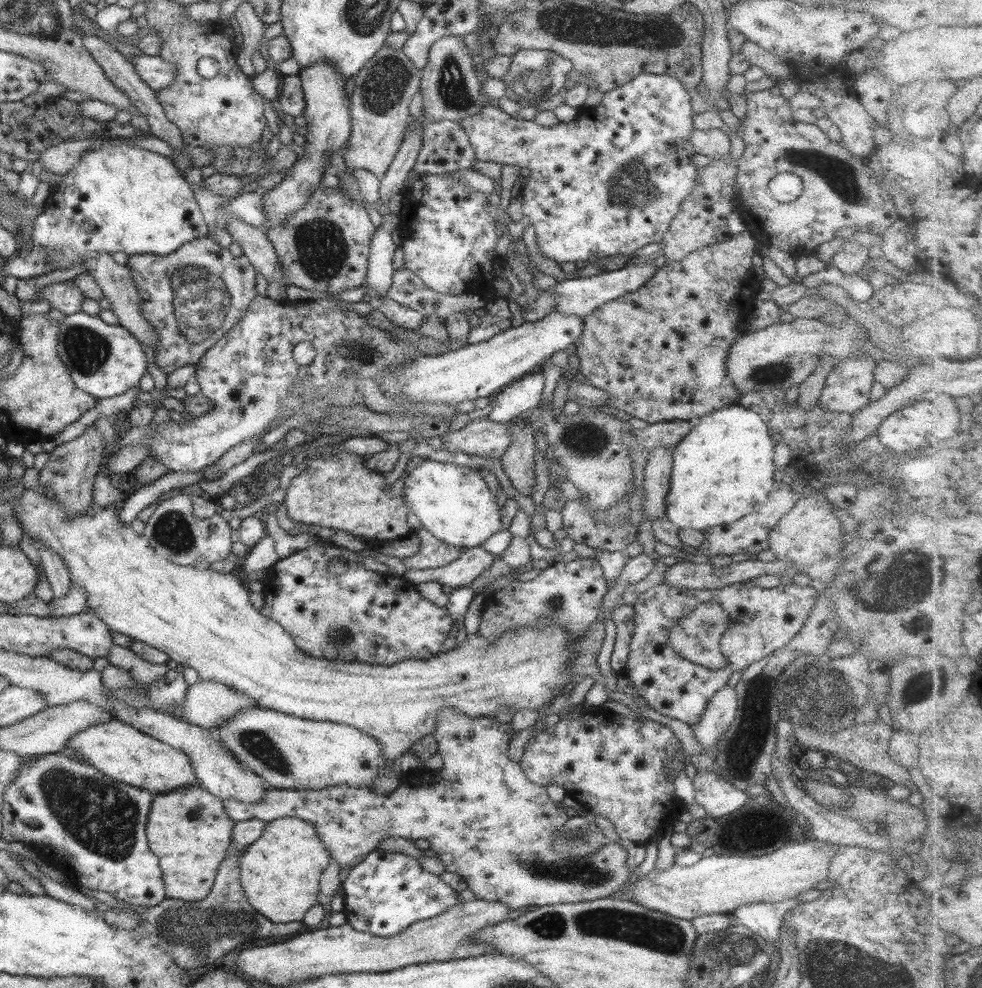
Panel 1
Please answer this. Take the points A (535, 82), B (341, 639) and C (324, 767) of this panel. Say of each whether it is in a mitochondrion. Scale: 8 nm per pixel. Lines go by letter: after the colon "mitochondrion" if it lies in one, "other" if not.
A: mitochondrion
B: mitochondrion
C: other

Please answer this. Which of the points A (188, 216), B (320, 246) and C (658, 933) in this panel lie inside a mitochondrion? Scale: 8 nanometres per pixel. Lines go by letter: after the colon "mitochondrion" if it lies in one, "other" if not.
A: other
B: mitochondrion
C: mitochondrion

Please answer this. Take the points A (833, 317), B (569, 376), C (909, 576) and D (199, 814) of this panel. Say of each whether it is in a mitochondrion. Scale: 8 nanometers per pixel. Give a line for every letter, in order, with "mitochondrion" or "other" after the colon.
A: other
B: other
C: mitochondrion
D: mitochondrion

